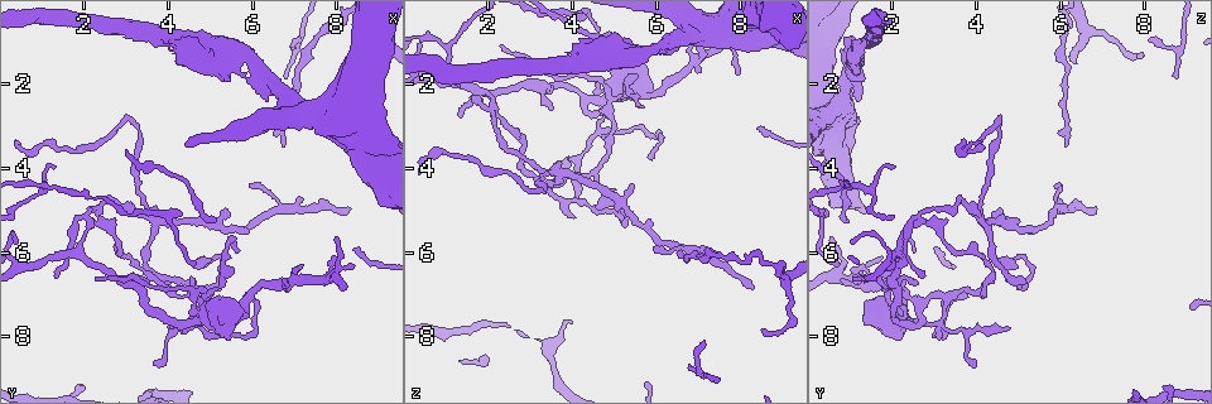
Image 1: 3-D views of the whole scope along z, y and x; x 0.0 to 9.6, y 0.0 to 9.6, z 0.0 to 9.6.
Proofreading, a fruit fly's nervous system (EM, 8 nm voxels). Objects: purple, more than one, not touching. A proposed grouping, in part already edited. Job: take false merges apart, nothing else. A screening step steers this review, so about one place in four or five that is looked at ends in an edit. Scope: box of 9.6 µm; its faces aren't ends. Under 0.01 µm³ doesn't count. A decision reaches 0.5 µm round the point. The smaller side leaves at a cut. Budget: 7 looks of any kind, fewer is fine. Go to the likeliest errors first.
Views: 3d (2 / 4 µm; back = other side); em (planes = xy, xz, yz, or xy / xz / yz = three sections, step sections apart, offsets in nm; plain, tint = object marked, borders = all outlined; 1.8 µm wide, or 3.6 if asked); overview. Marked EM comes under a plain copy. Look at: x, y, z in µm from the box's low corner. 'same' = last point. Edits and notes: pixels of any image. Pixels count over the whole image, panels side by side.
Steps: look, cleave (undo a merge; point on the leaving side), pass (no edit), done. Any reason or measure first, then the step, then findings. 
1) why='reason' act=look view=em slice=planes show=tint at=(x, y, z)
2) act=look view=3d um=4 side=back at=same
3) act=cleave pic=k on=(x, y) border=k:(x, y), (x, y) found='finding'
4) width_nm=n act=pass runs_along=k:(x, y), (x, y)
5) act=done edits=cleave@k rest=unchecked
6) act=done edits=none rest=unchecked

why='thin neck' act=look view=3d um=4 at=(4.80, 7.55, 2.40)

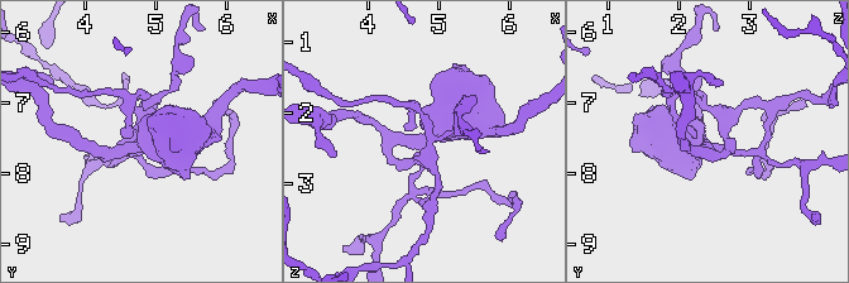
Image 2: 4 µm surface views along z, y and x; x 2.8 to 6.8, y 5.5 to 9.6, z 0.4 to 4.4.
why='now the EM' act=look view=em um=3.6 slice=planes show=tint at=(4.80, 7.60, 2.40)

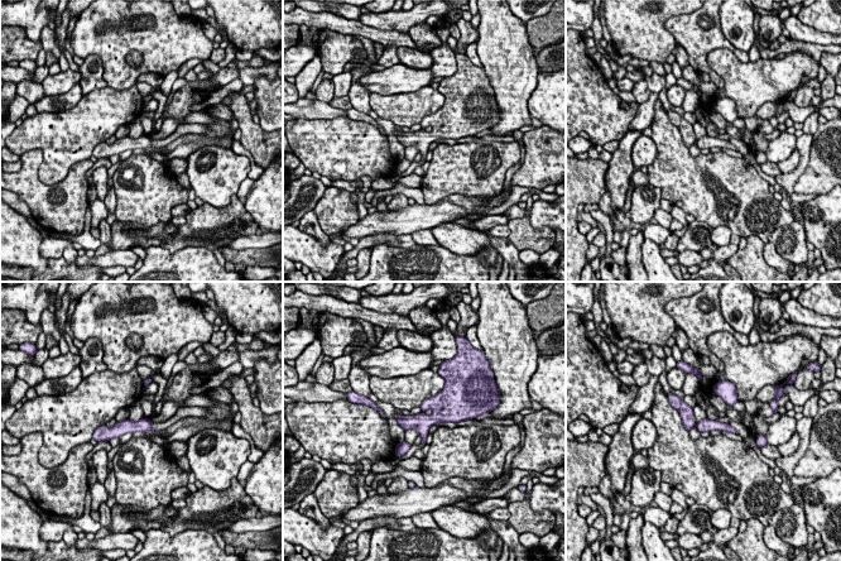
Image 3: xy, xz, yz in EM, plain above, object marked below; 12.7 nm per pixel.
width_nm=170 act=pass runs_along=3:(677, 404), (697, 425), (727, 427) found='all the same cell'

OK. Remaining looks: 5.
why='thick turns thin' act=look view=em slice=xy step=16 show=tint at=(6.45, 1.90, 0.95)

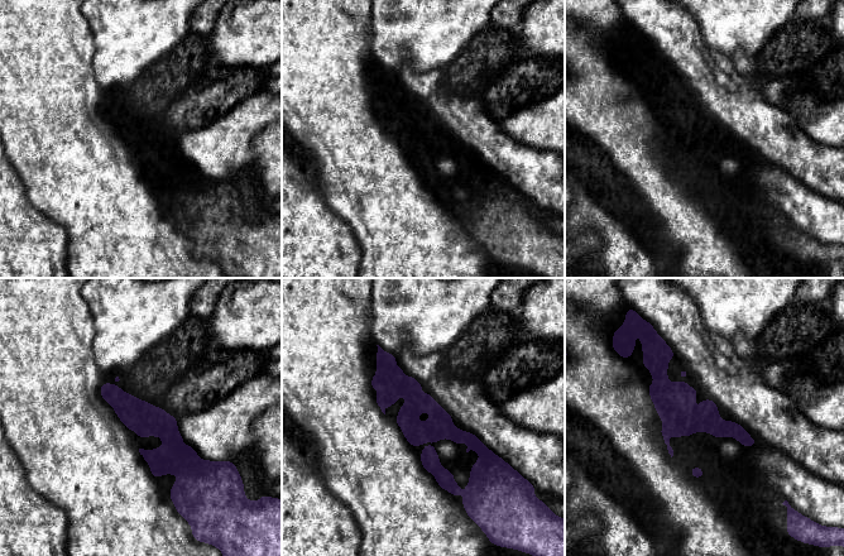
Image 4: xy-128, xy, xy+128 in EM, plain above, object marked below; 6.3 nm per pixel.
act=pass runs_along=4:(384, 355), (435, 412), (431, 464), (455, 488) found='all the same cell'

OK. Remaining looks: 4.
why='a fork' act=look view=em um=3.6 slice=planes show=tint at=(9.00, 0.70, 6.60)

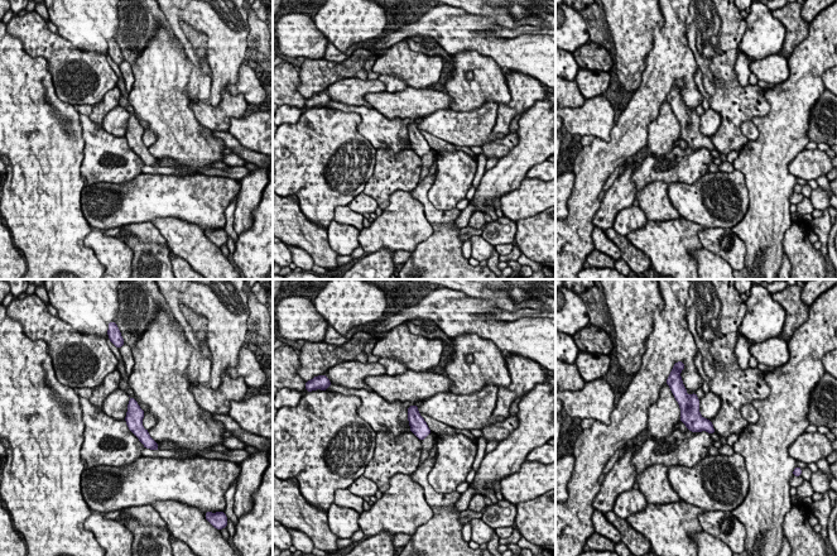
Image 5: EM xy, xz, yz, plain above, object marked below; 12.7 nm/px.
width_nm=220 act=pass found='one cell here'

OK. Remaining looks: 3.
act=done edits=none rest=unchecked

